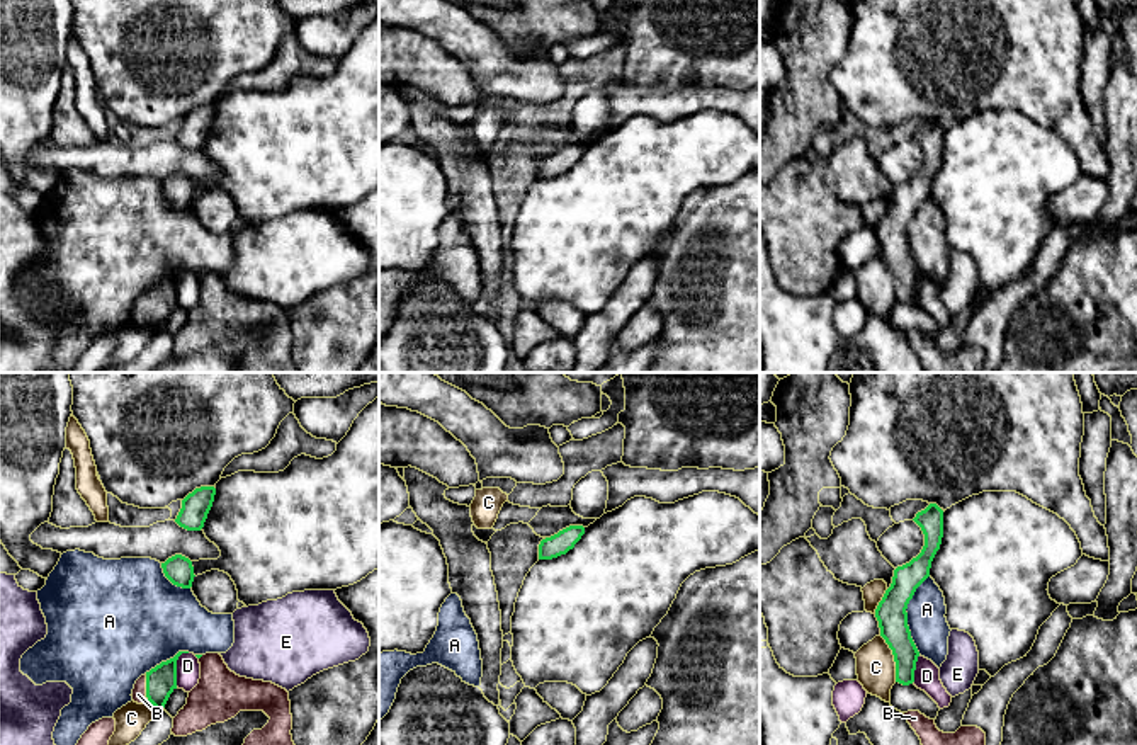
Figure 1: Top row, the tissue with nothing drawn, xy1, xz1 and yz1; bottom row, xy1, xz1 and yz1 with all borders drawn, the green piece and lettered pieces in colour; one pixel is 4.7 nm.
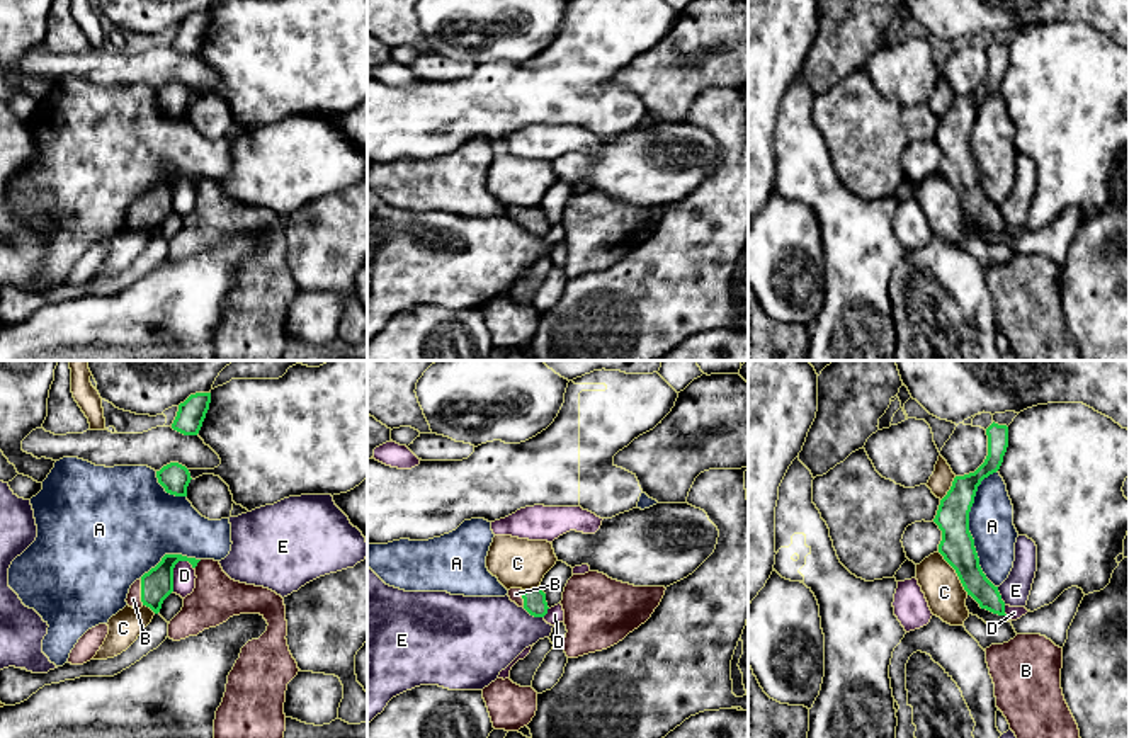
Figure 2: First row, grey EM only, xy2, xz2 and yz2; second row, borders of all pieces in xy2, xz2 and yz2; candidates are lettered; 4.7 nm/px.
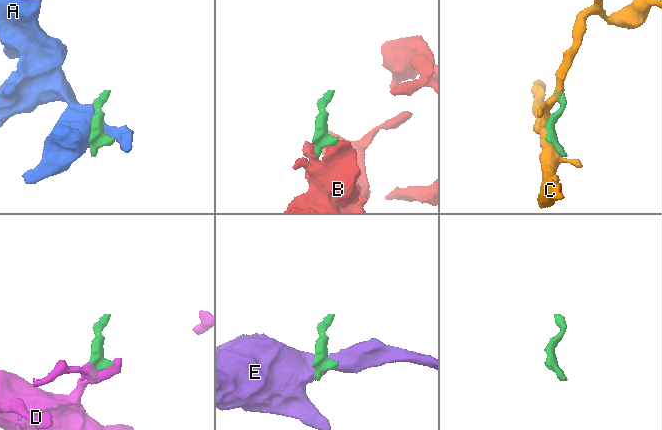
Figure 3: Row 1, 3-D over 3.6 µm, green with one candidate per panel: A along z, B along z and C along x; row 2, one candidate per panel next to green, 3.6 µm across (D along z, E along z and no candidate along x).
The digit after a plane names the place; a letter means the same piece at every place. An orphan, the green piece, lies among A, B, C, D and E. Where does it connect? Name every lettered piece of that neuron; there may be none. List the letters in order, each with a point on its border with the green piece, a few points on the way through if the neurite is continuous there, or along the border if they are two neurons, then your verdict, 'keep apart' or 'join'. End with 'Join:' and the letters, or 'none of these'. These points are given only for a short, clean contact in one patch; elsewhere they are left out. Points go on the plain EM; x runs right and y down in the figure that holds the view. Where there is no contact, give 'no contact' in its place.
A: meets green in yz2 at (968, 147); keep apart
B: meets green in xy1 at (147, 307); join
C: meets green in yz1 at (894, 278); keep apart
D: meets green in xy2 at (172, 191); keep apart
E: meets green in xz2 at (533, 233); border along xz2 (522, 227), (543, 237); keep apart
Join: B

